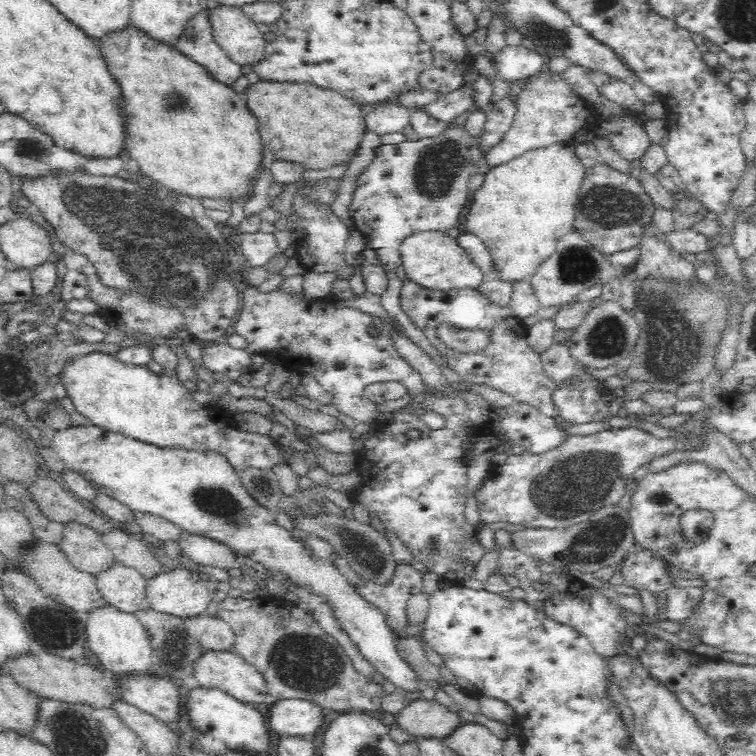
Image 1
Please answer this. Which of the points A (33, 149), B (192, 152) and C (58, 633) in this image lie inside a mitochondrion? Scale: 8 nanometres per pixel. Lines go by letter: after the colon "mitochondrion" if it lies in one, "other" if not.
A: mitochondrion
B: other
C: mitochondrion

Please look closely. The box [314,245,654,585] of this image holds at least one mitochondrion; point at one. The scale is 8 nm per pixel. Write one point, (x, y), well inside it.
(564, 491)

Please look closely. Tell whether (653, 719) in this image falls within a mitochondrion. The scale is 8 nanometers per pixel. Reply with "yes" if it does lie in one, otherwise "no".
no

